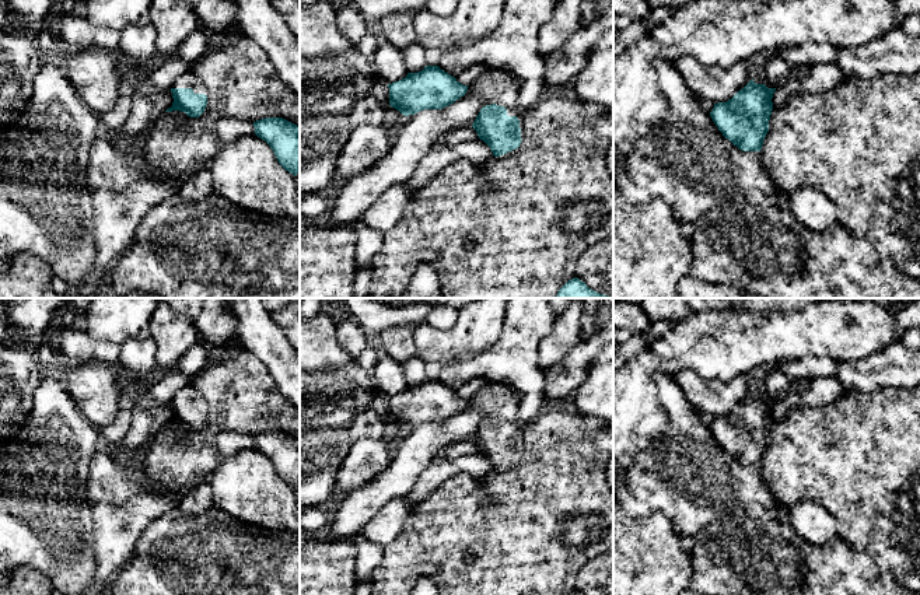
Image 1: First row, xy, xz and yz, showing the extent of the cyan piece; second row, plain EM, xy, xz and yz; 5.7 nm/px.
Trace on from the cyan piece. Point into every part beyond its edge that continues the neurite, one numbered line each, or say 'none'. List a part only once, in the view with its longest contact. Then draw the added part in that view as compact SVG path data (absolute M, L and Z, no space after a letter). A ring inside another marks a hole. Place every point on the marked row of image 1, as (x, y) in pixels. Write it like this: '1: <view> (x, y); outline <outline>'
1: xz (511, 112); outline M506 108L507 109L507 115L508 116L517 116L518 120L520 120L520 129L521 129L521 140L524 139L524 127L522 127L522 113L517 109L510 109L510 108Z

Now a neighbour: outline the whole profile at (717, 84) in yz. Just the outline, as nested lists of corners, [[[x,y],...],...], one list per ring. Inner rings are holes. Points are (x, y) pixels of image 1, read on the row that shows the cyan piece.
[[[686,55],[672,64],[697,98],[714,104],[727,102],[753,78],[753,66],[746,62],[738,62],[731,67],[707,67]]]

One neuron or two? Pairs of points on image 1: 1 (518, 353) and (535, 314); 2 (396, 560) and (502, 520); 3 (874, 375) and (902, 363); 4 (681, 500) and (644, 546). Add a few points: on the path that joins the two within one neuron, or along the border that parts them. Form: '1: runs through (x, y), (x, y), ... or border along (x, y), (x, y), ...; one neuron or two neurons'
1: runs through (518, 343), (527, 324); one neuron
2: runs through (423, 548), (443, 538), (475, 538); one neuron
3: runs through (881, 370), (895, 366); one neuron
4: border along (633, 515), (660, 513), (679, 536); two neurons

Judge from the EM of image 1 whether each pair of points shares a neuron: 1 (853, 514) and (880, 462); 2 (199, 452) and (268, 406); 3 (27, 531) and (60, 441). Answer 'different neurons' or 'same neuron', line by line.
1: same neuron
2: same neuron
3: same neuron

